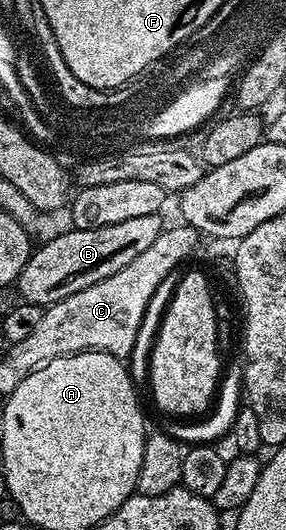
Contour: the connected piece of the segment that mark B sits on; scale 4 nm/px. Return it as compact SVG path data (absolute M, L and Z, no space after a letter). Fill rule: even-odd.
M158 213L121 220L121 224L109 224L105 228L67 228L64 234L49 239L40 250L39 247L32 249L31 258L19 274L18 297L46 308L65 300L65 296L73 296L73 292L81 292L81 288L89 288L89 284L97 284L97 280L105 280L105 276L113 276L113 272L121 272L125 264L141 256L141 252L161 236L165 229L163 217Z

